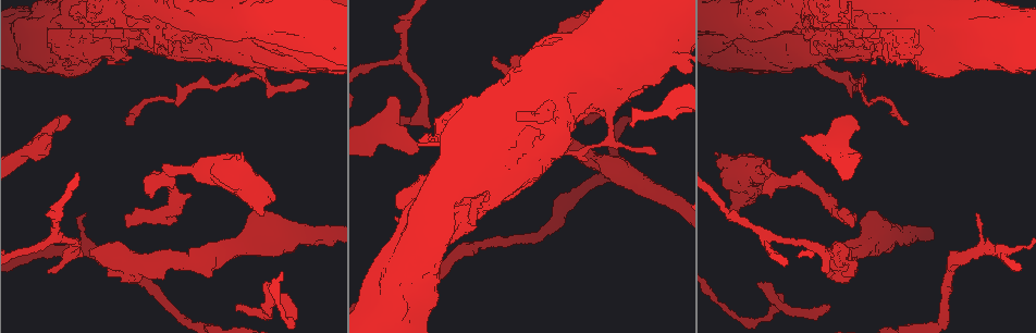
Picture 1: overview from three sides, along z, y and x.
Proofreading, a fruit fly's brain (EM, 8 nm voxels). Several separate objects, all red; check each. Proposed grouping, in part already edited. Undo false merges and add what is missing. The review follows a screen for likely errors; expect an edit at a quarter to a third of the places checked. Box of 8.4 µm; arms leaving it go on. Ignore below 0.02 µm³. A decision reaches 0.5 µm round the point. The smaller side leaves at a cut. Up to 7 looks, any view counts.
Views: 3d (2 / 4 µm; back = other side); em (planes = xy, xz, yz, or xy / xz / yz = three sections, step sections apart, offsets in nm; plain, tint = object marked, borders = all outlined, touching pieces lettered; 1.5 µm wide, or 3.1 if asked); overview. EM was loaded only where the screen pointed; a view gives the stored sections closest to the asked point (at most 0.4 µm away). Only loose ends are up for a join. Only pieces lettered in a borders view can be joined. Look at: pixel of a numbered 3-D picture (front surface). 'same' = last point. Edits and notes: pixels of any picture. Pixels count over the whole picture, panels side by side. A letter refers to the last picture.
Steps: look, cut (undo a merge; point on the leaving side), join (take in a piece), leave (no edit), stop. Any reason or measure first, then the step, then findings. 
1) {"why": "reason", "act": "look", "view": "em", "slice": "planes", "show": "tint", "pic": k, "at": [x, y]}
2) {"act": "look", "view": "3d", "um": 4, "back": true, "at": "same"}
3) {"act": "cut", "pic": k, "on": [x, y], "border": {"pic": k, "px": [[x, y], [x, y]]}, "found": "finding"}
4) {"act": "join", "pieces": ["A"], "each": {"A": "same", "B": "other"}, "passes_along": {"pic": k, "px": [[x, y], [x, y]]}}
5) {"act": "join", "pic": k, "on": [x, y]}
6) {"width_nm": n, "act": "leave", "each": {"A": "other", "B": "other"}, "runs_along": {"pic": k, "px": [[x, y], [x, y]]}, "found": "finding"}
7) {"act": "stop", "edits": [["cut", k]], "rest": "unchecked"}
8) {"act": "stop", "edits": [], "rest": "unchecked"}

{"why": "a narrow waist", "act": "look", "view": "em", "slice": "planes", "show": "borders", "pic": 1, "at": [164, 180]}

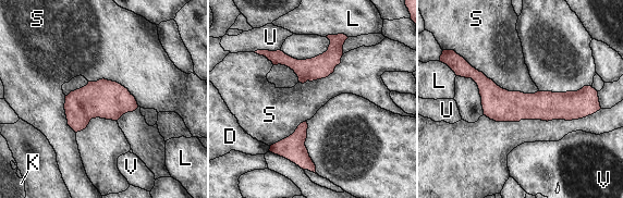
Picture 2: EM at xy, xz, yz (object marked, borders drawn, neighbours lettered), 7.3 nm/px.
{"width_nm": 240, "act": "leave", "each": {"D": "other", "K": "other", "L": "other", "S": "other", "U": "other", "V": "other"}, "found": "continuous, no second neuron"}

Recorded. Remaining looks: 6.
{"why": "thin end", "act": "look", "view": "em", "slice": "planes", "show": "borders", "pic": 1, "at": [584, 124]}

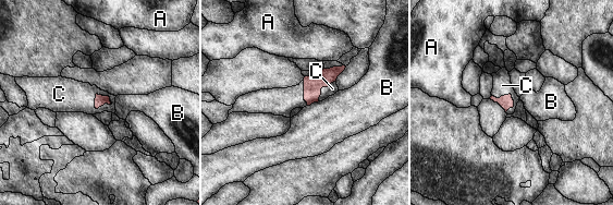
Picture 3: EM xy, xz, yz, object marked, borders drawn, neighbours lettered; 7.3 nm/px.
{"act": "join", "pic": 3, "on": [64, 95], "each": {"A": "other", "B": "other", "C": "same"}, "found": "the neuron continues"}

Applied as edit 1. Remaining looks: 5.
{"act": "look", "view": "overview"}

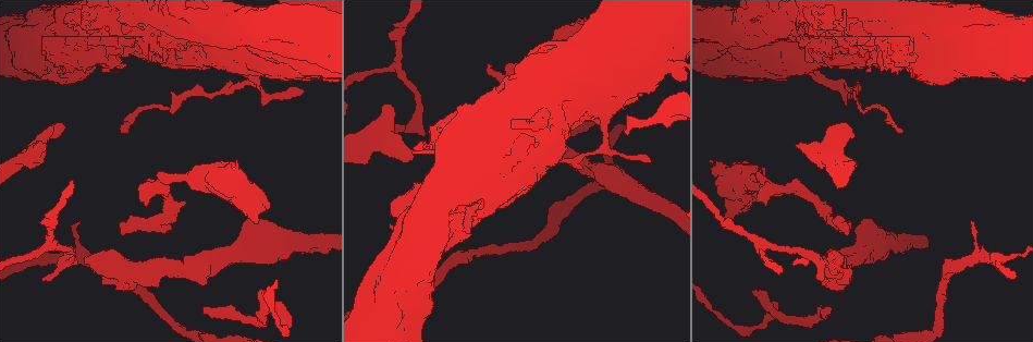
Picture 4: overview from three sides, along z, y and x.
{"why": "free end", "act": "look", "view": "em", "slice": "yz", "step": 8, "show": "tint", "pic": 4, "at": [170, 228]}

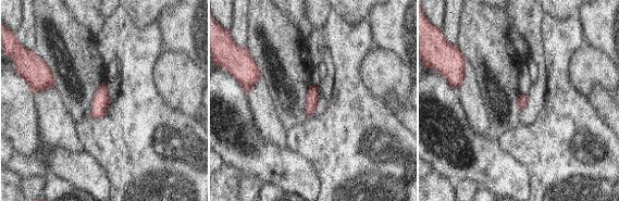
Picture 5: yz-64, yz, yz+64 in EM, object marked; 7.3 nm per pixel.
{"act": "look", "view": "em", "slice": "planes", "show": "borders", "at": "same"}

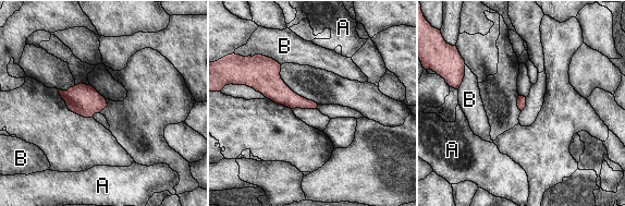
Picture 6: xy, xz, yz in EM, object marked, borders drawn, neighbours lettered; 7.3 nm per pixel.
{"act": "leave", "each": {"A": "other", "B": "other"}, "border": {"pic": 6, "px": [[257, 53], [271, 57], [281, 64]]}, "found": "no lettered piece goes on from it"}

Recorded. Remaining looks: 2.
{"act": "stop", "edits": [["join", 3]], "rest": "unchecked"}

